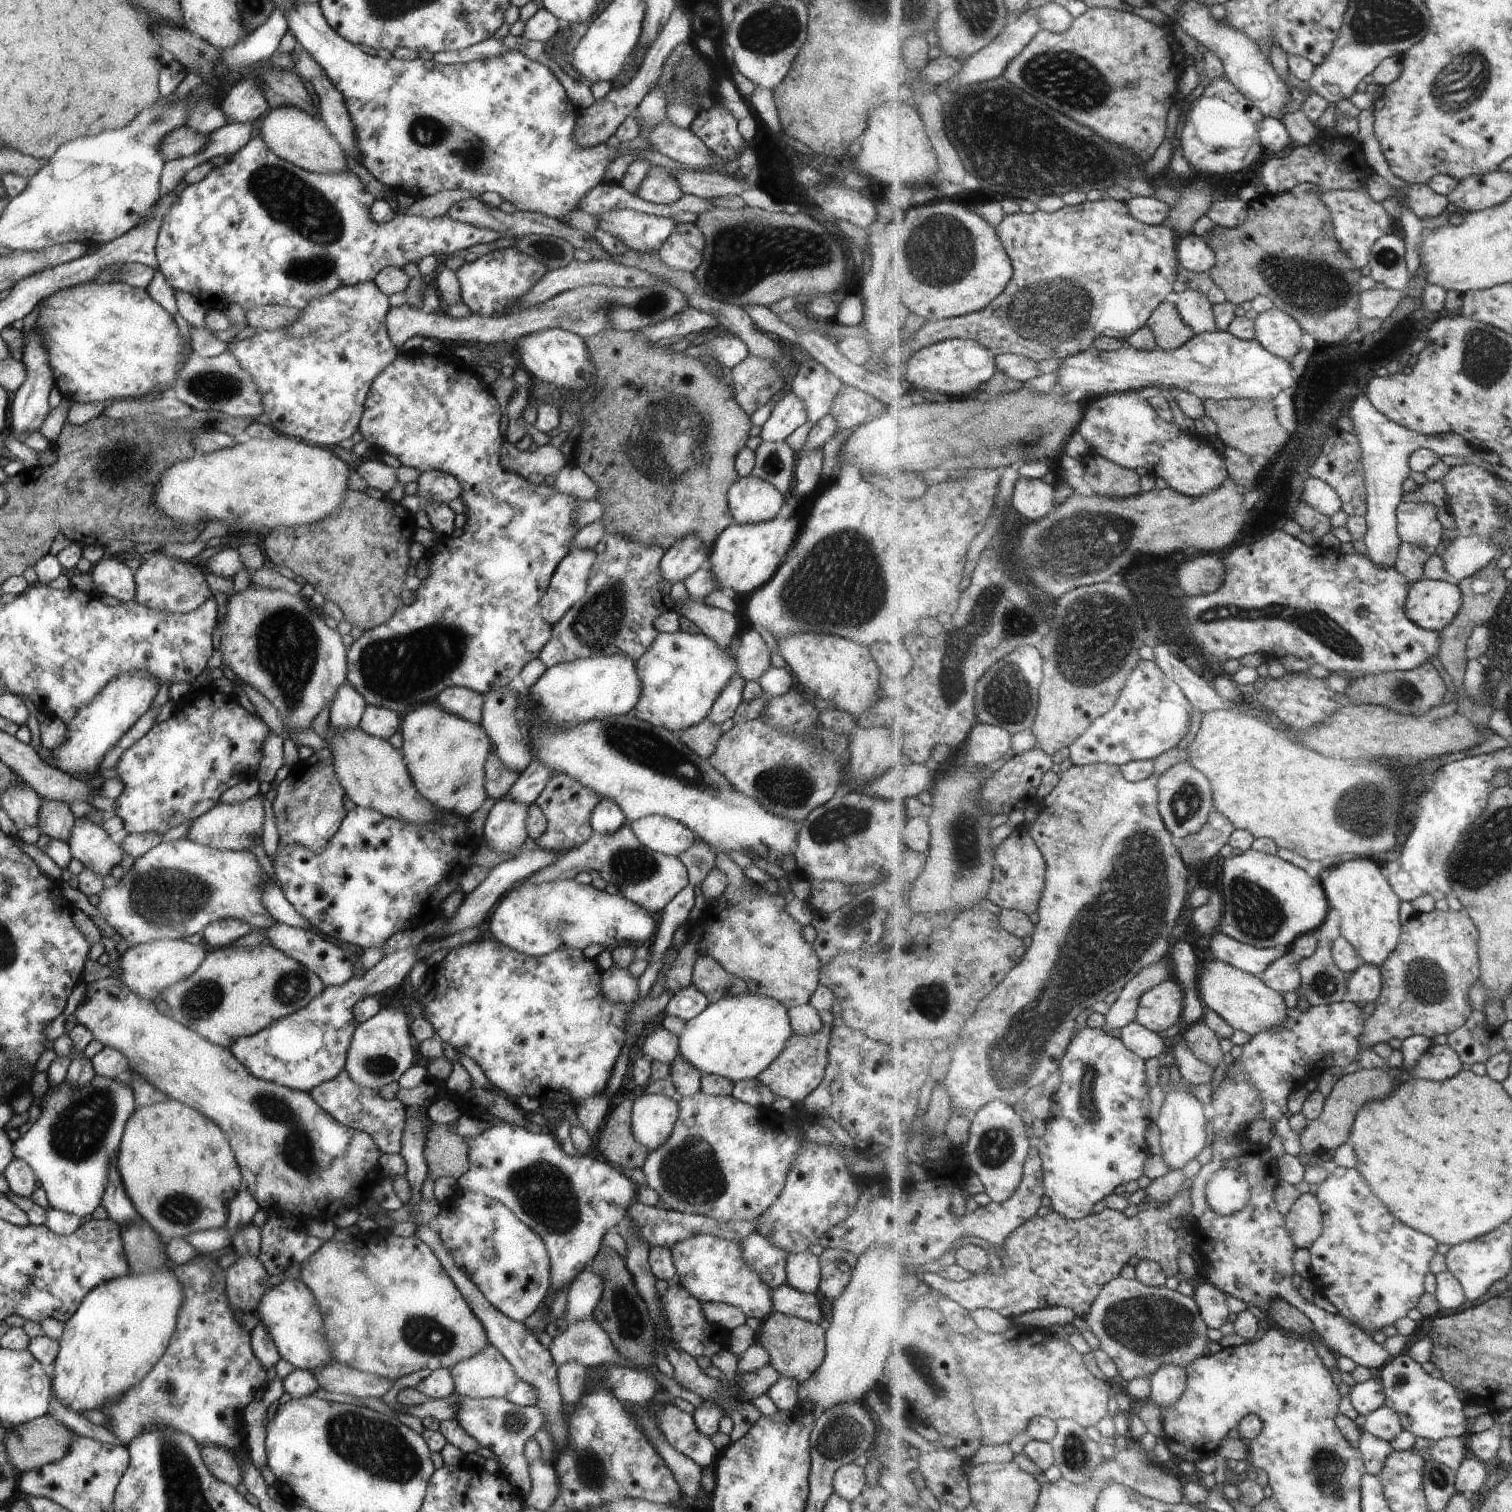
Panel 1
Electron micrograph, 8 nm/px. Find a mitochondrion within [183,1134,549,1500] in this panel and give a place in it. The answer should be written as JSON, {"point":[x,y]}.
{"point":[377,1445]}

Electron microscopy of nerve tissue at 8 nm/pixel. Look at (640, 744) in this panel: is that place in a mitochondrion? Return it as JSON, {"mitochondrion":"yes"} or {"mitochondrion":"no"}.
{"mitochondrion":"yes"}

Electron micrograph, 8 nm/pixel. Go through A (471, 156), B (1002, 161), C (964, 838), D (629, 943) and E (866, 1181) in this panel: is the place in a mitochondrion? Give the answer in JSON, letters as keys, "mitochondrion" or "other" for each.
{"A":"mitochondrion","B":"mitochondrion","C":"mitochondrion","D":"other","E":"other"}

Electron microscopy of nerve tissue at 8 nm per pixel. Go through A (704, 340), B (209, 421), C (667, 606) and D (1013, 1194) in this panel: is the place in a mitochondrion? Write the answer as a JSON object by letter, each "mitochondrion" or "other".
{"A":"other","B":"mitochondrion","C":"other","D":"other"}

